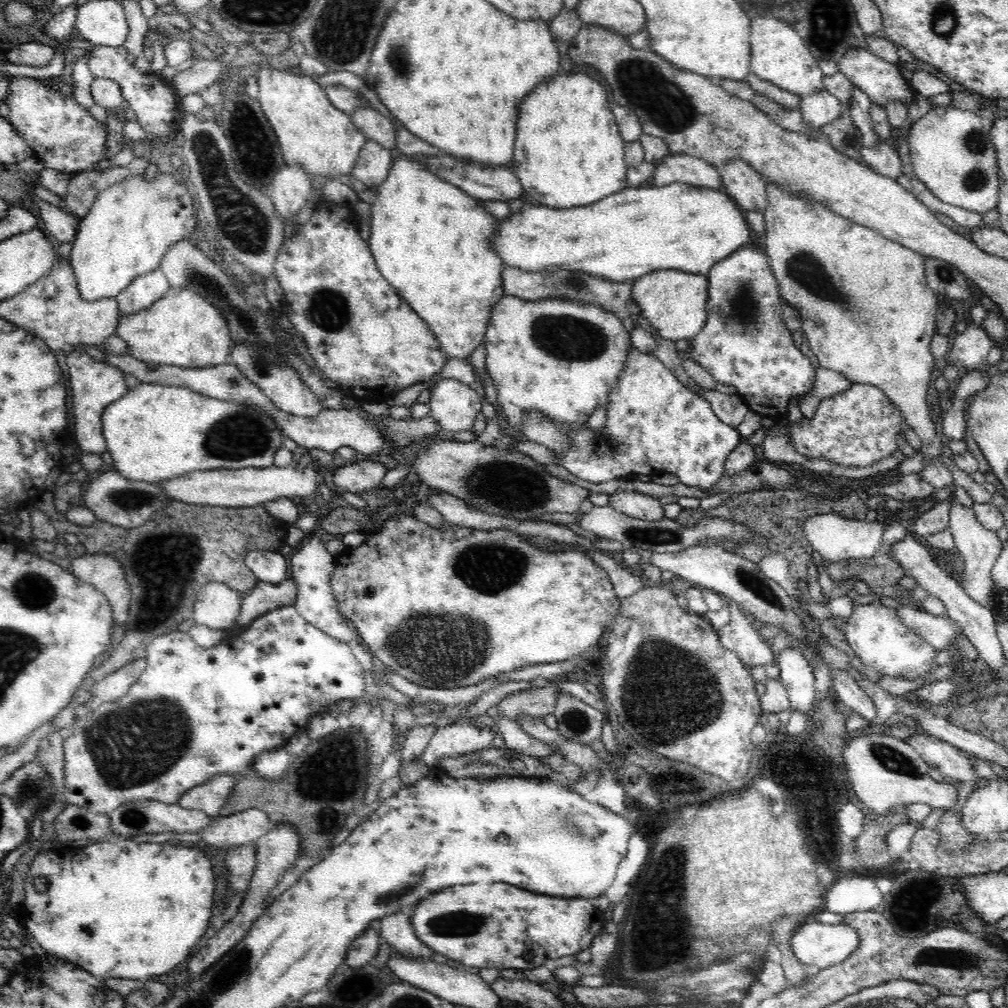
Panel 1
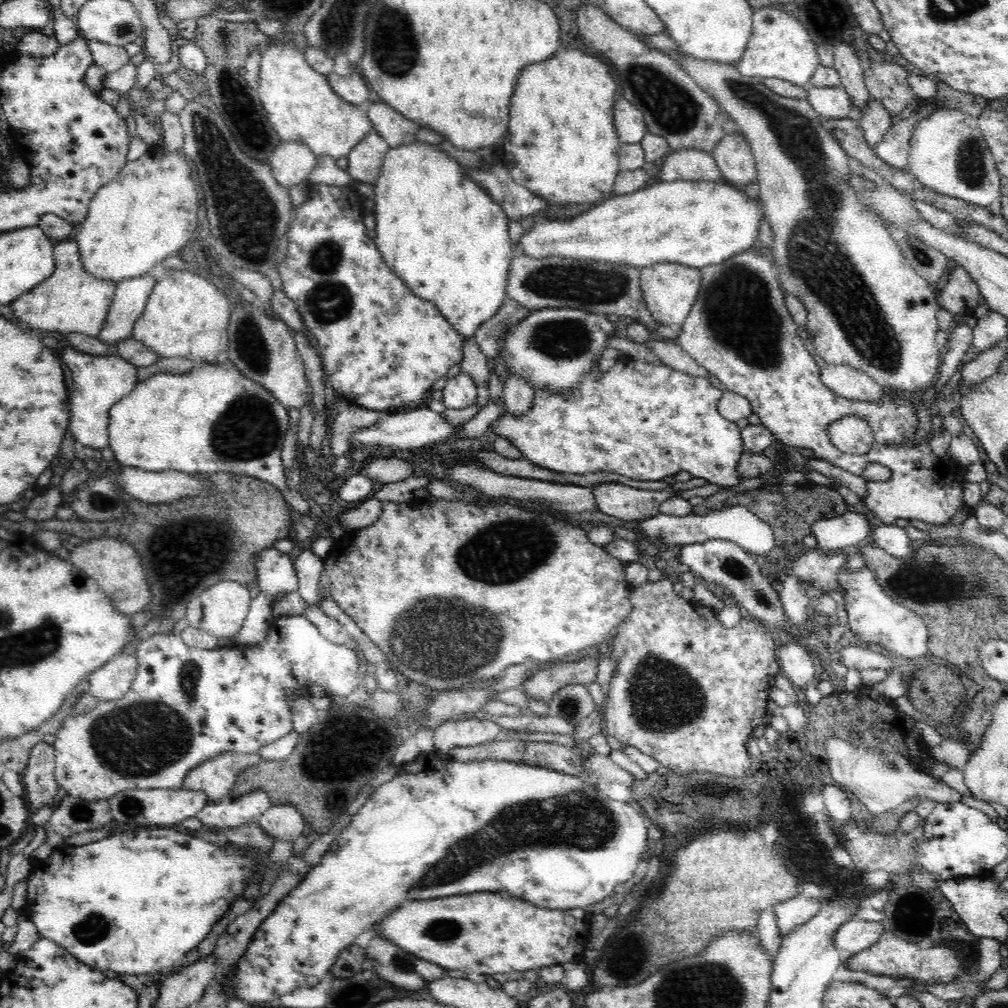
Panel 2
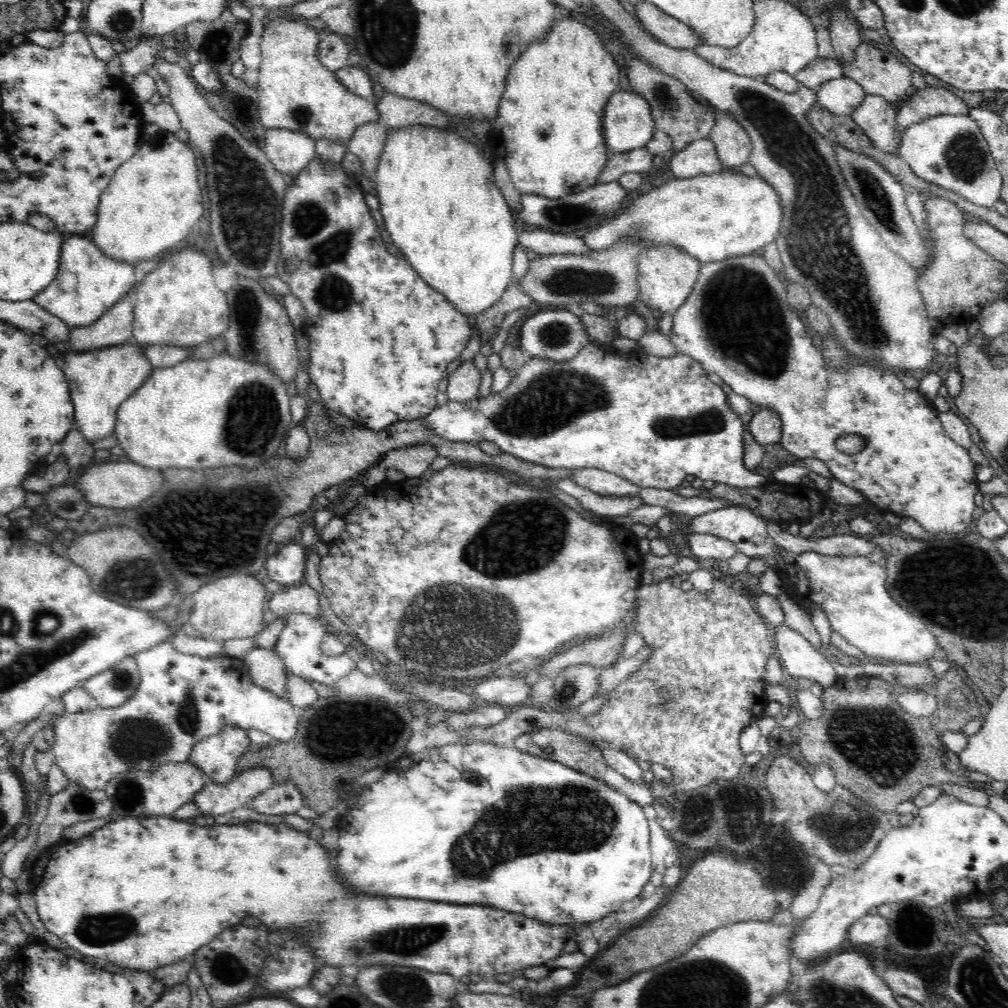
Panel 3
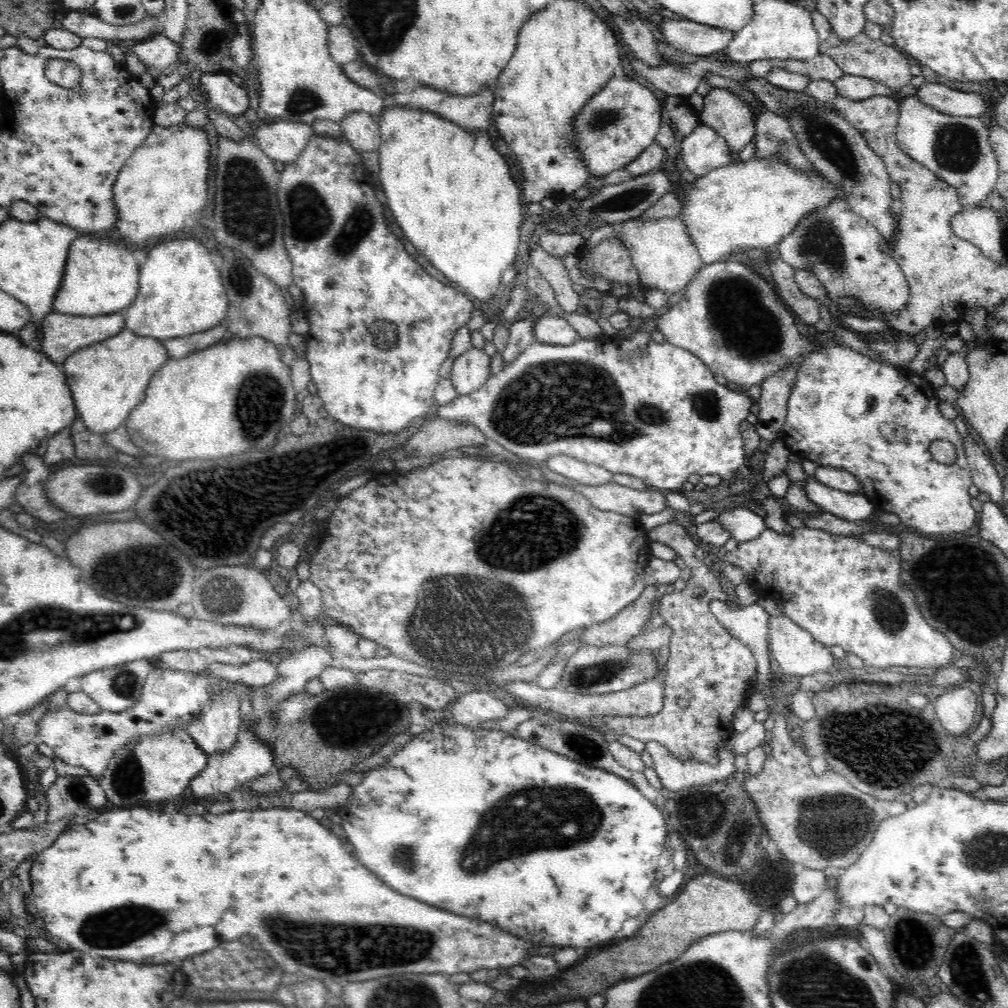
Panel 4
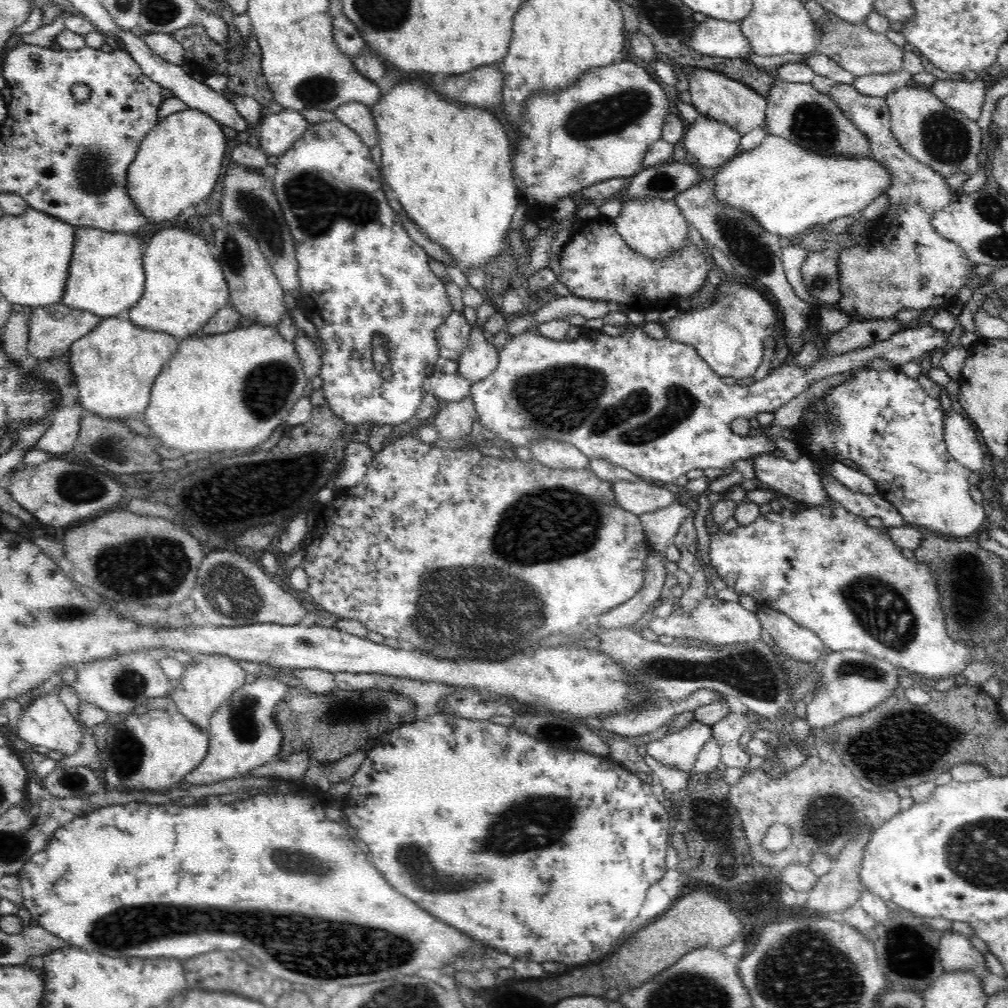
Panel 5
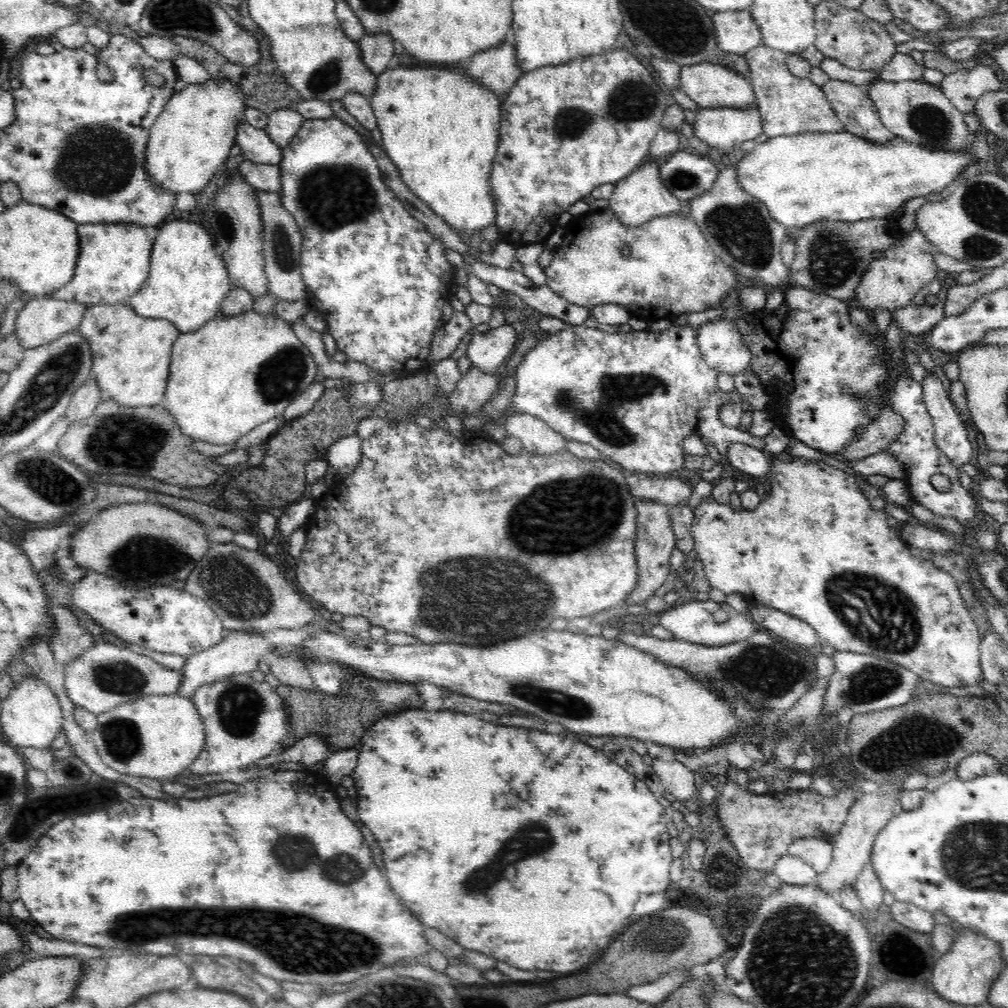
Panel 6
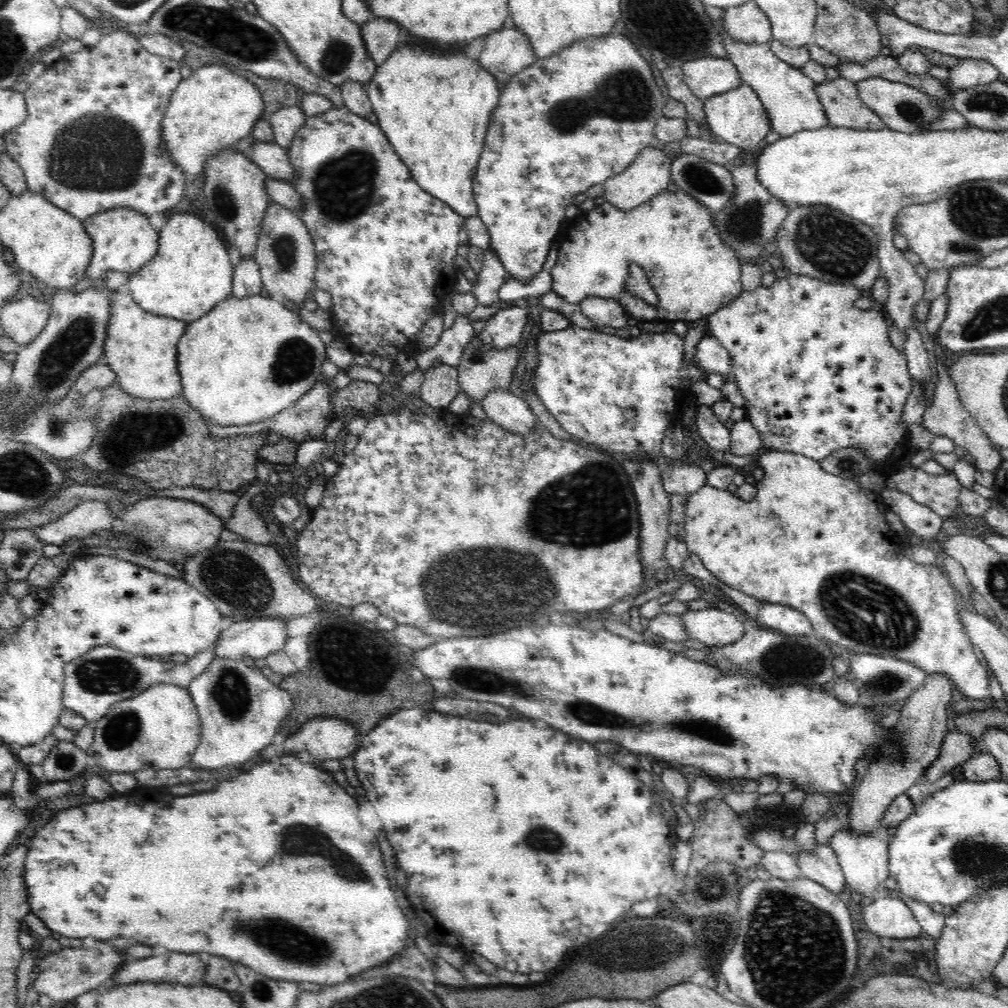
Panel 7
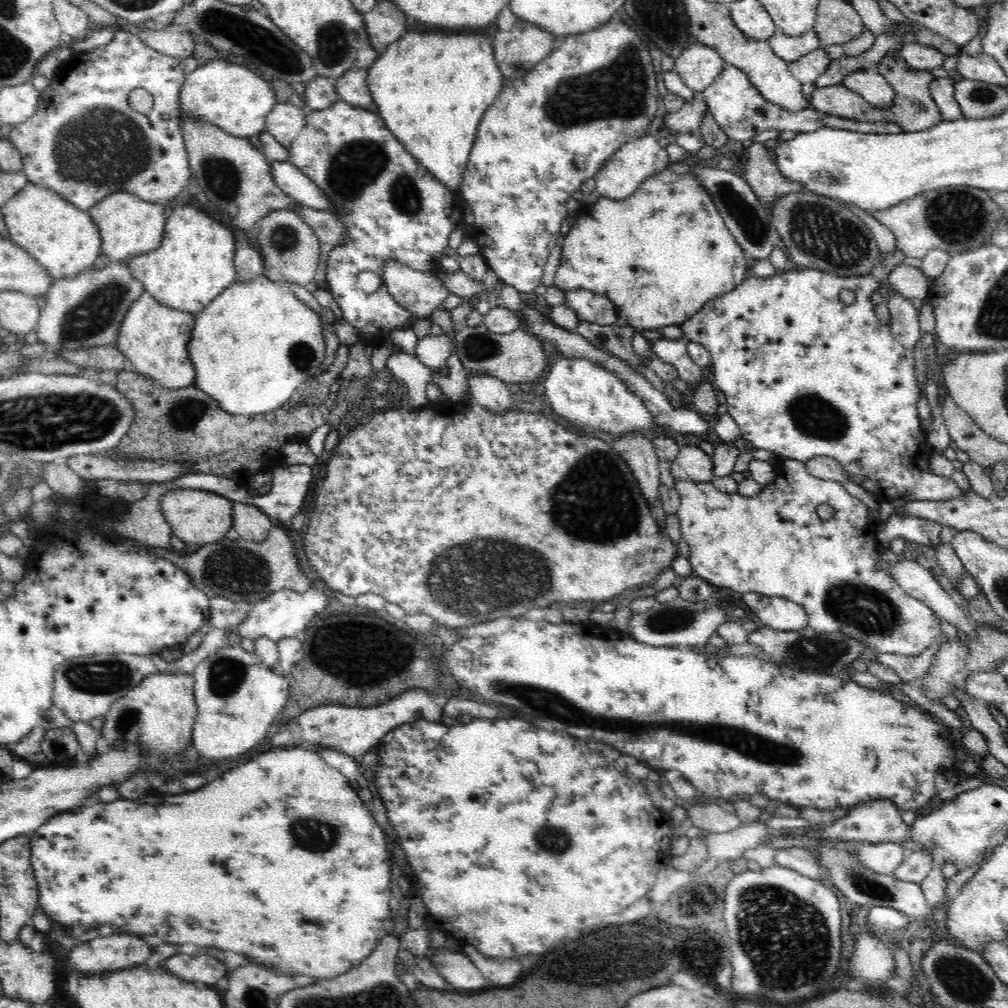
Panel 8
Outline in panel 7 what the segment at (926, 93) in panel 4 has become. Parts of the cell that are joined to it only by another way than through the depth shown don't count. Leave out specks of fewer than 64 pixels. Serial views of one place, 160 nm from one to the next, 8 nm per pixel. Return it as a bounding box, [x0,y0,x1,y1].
[946,57,1000,93]

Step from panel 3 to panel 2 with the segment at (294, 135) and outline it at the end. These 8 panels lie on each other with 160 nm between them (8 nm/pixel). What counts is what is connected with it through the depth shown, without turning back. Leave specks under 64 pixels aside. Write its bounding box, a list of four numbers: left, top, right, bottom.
[271,142,317,190]

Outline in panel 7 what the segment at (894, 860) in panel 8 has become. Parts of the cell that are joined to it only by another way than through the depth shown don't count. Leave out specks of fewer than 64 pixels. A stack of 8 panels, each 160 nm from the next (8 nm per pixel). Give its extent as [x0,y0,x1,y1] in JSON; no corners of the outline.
[827,830,890,898]

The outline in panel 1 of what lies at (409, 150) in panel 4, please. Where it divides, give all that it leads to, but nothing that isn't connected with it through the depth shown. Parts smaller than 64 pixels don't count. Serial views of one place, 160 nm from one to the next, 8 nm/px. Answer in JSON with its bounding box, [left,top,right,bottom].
[367,153,504,361]

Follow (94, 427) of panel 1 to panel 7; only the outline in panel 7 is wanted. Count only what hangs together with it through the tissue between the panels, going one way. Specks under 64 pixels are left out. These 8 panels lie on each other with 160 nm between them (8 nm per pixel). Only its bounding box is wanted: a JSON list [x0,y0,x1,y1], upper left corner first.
[102,290,188,400]

